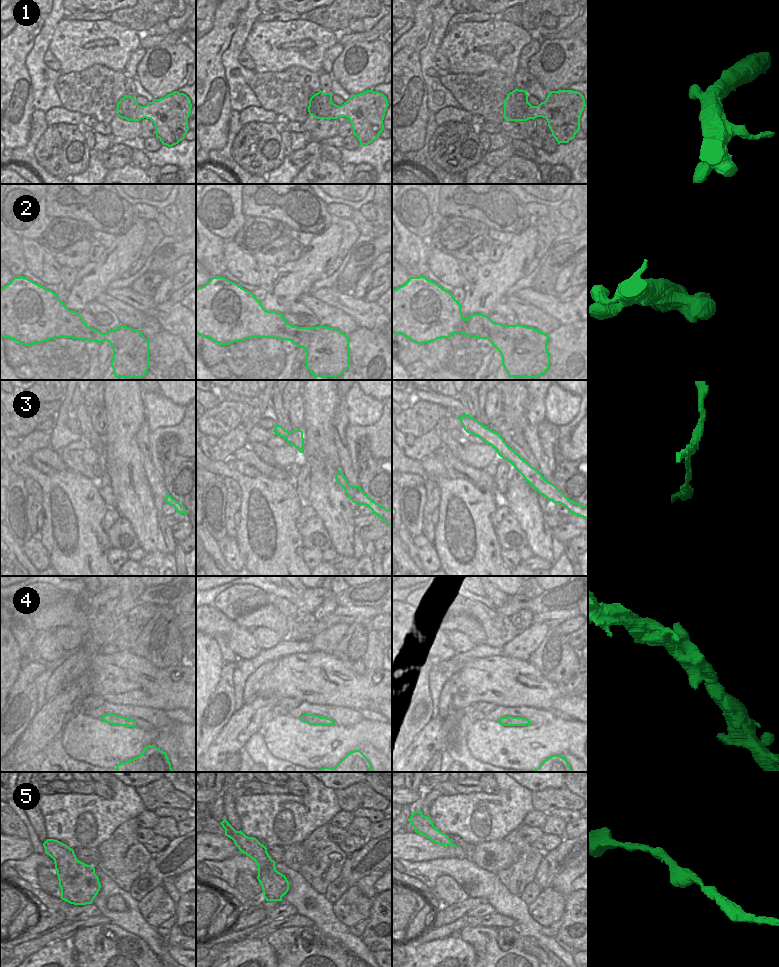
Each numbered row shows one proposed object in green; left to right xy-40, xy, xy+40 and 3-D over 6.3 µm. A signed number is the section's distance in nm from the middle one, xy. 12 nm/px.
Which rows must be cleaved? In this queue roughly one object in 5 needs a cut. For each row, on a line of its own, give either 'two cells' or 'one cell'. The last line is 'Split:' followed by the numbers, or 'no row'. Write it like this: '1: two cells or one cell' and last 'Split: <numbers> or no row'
1: one cell
2: one cell
3: one cell
4: one cell
5: one cell
Split: no row

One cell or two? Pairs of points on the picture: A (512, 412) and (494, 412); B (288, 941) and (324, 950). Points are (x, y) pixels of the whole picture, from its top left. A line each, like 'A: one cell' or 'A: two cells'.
A: two cells
B: one cell

